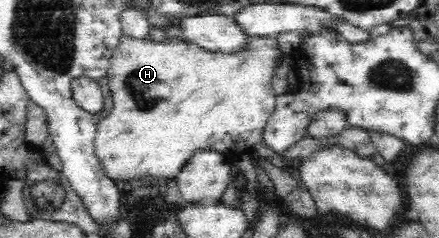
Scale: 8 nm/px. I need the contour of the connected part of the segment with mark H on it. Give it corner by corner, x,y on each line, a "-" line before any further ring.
127,35
120,37
121,43
110,60
110,69
106,73
111,97
107,100
107,111
98,118
97,136
95,147
97,156
107,172
107,176
118,184
126,183
132,179
140,179
146,176
173,179
185,162
193,155
197,148
213,148
227,156
227,159
235,160
242,154
252,155
255,153
255,145
262,142
263,129
268,125
276,107
276,95
274,94
273,73
283,62
284,52
281,50
279,40
272,36
247,36
245,45
241,51
235,52
213,52
207,51
199,45
188,42
181,36
168,36
163,41
150,39
132,38

